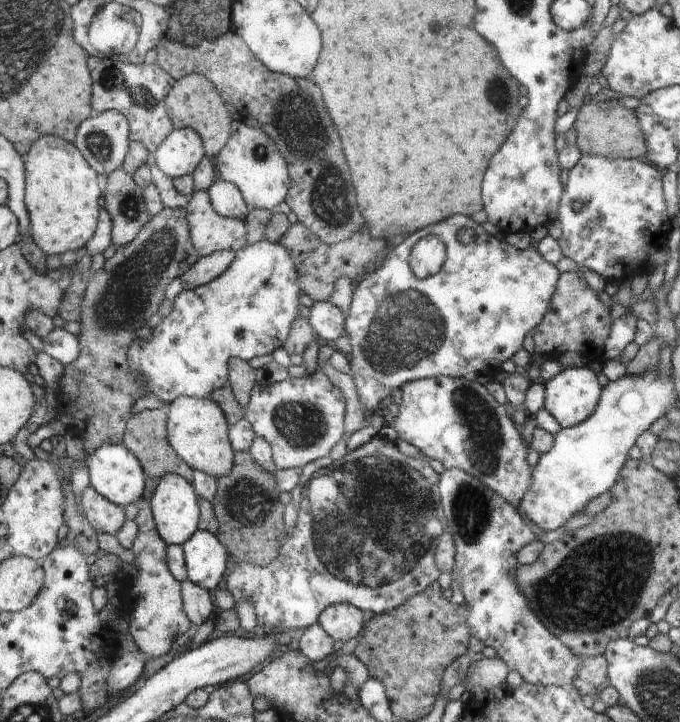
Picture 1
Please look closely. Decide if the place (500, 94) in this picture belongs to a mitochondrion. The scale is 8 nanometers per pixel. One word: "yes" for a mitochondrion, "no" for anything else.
yes

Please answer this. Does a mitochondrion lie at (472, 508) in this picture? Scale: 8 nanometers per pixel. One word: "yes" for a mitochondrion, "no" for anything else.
yes

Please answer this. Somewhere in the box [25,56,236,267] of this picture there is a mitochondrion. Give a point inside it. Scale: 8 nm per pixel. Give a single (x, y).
(113, 80)

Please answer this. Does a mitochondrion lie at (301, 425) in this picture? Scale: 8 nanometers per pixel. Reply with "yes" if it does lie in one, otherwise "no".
yes

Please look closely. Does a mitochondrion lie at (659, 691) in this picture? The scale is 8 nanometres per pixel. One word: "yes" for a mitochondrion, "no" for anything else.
yes

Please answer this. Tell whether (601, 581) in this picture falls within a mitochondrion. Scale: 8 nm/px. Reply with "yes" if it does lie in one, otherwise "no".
yes

